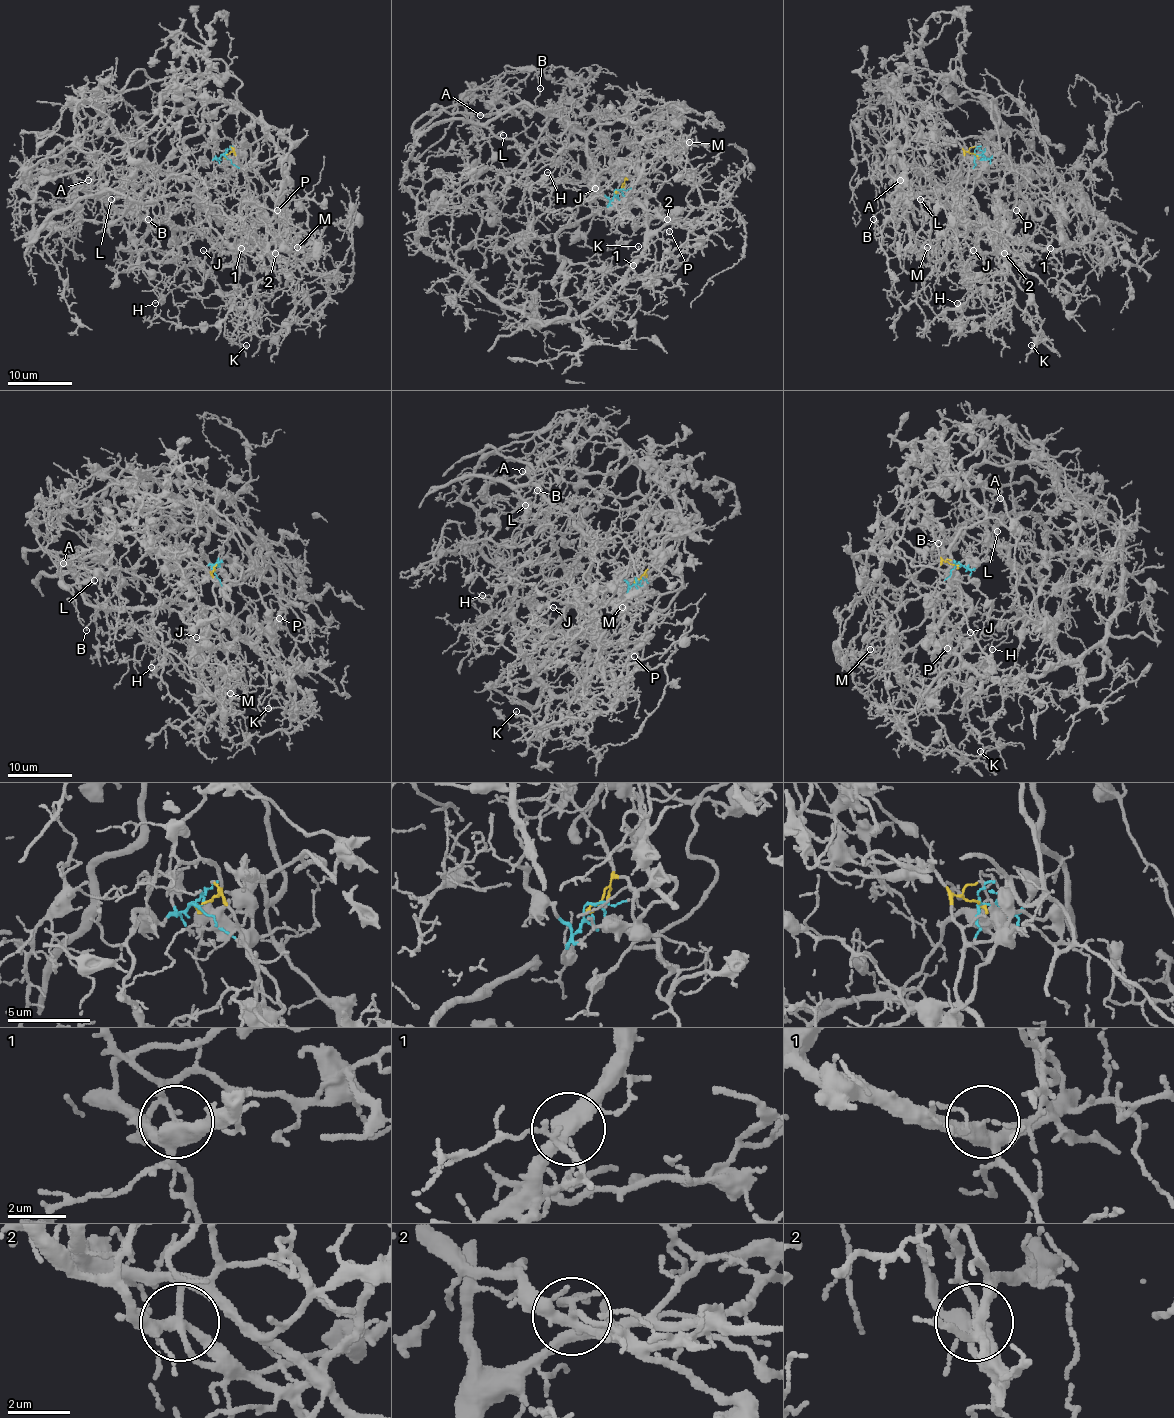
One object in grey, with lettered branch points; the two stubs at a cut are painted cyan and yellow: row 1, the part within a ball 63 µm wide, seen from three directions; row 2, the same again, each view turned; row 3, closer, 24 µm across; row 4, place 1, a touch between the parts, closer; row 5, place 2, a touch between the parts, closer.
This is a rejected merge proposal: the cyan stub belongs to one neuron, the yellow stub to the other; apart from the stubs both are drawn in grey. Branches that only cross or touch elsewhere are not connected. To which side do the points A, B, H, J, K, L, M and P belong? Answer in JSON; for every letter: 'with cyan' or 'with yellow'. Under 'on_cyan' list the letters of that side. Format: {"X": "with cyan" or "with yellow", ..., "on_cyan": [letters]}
{"A": "with cyan", "B": "with cyan", "H": "with yellow", "J": "with yellow", "K": "with cyan", "L": "with cyan", "M": "with yellow", "P": "with yellow", "on_cyan": ["A", "B", "K", "L"]}

